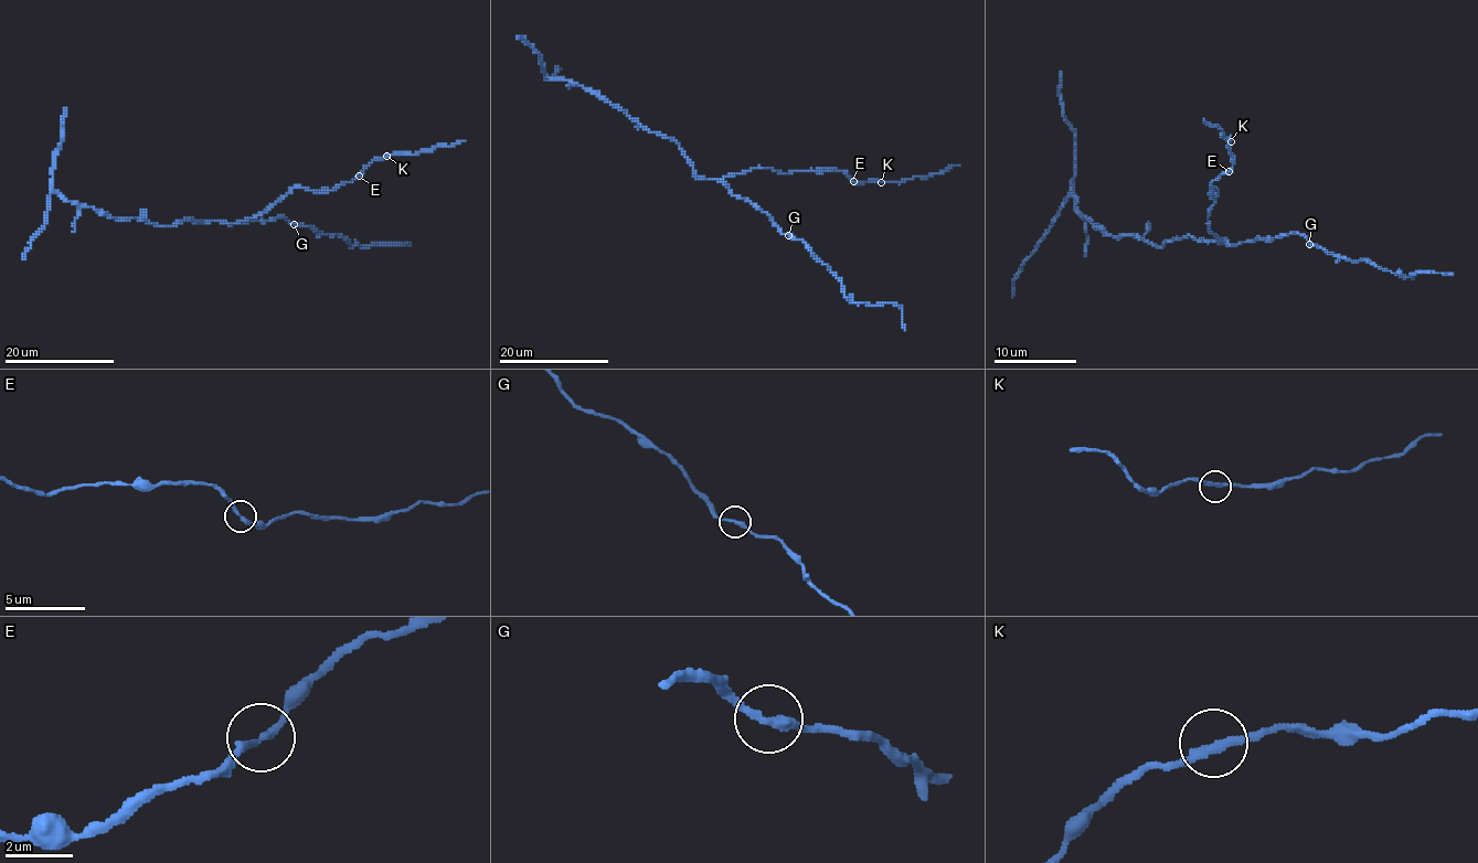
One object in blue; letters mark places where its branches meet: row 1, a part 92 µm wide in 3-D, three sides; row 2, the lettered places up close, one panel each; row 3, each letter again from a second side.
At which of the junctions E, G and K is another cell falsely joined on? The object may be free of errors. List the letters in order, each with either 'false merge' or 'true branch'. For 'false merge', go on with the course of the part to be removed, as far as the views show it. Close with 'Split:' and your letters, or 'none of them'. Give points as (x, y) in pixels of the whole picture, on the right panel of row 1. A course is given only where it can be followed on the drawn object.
E: true branch
G: true branch
K: true branch
Split: none of them

